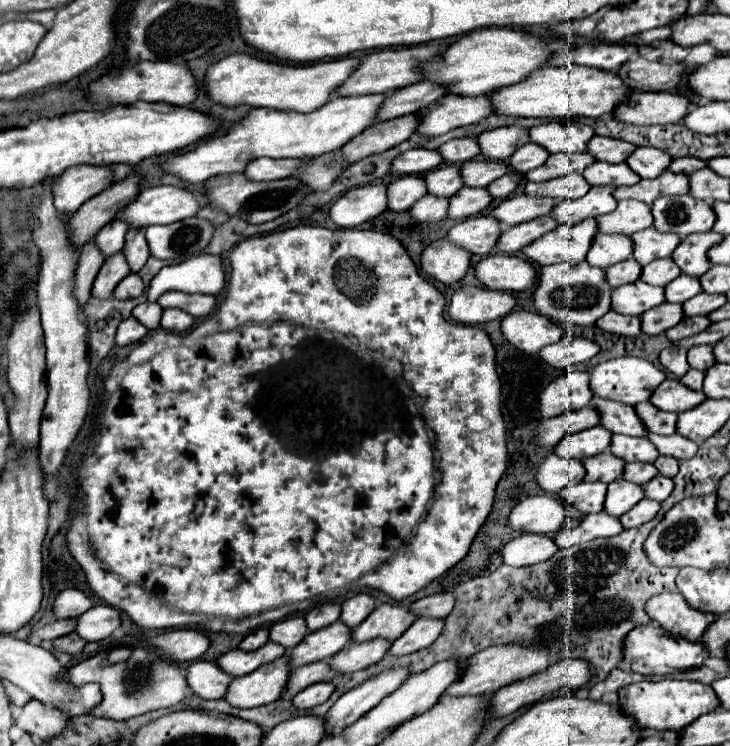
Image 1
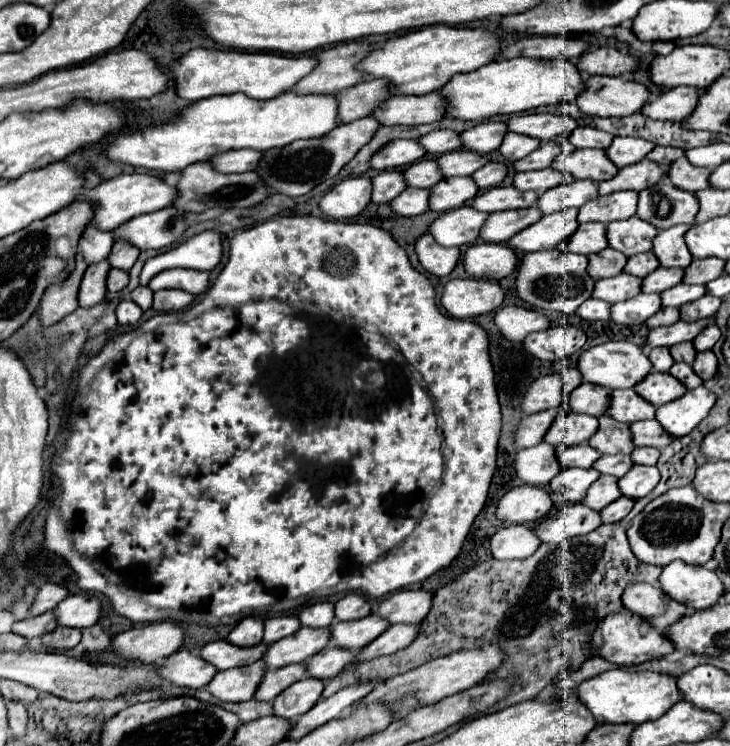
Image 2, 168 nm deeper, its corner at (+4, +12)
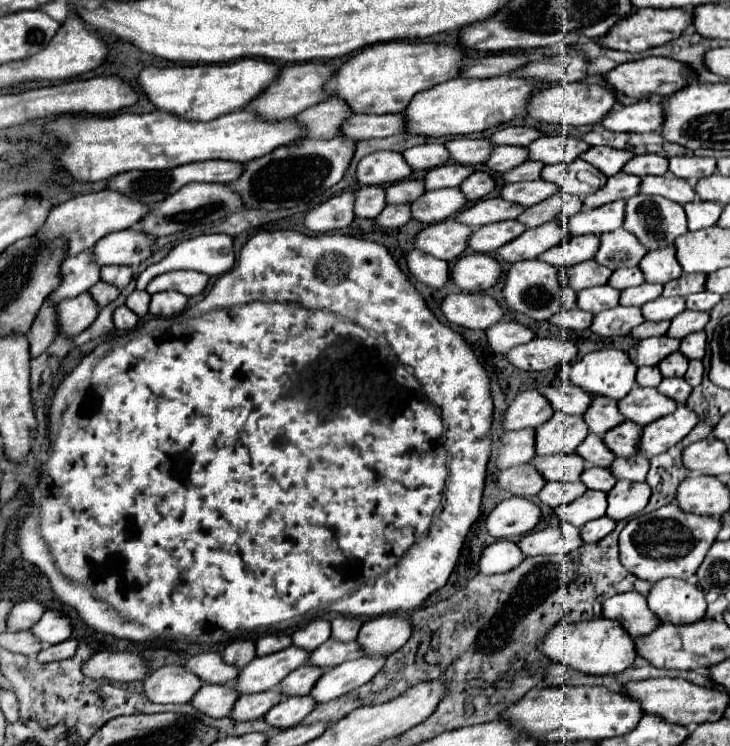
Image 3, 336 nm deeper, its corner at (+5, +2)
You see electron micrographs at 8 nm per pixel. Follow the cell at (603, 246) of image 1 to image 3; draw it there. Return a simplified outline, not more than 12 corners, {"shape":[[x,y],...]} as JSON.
{"shape":[[571,236],[569,242],[541,254],[557,268],[593,260],[599,238]]}

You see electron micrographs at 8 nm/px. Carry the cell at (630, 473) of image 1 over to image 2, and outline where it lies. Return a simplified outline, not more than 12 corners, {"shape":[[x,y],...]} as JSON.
{"shape":[[600,456],[592,468],[622,478],[634,464],[630,456]]}

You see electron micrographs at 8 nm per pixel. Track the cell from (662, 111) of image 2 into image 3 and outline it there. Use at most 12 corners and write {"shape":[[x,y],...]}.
{"shape":[[643,100],[613,110],[605,128],[655,132],[665,122],[663,104]]}

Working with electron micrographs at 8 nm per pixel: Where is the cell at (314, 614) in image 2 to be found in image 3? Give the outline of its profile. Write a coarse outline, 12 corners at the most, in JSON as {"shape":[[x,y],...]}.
{"shape":[[321,618],[297,628],[293,644],[309,652],[331,636],[331,622]]}

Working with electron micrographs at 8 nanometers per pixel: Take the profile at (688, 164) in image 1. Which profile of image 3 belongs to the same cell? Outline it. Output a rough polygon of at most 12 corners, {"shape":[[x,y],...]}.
{"shape":[[643,154],[625,164],[627,174],[665,174],[669,160]]}

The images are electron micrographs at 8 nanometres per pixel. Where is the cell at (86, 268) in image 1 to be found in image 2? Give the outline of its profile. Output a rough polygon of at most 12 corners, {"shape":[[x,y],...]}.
{"shape":[[76,256],[74,272],[60,286],[46,288],[40,324],[56,324],[78,308],[86,268]]}

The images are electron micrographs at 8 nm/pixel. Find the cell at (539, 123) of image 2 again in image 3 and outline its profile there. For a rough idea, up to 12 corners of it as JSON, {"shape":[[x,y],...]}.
{"shape":[[509,126],[491,136],[493,144],[529,146],[543,134],[529,126]]}

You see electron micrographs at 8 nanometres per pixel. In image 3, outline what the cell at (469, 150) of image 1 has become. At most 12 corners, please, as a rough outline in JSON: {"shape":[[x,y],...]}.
{"shape":[[441,142],[413,146],[403,156],[413,170],[449,162]]}

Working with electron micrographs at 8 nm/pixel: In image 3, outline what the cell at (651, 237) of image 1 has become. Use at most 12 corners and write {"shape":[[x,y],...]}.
{"shape":[[625,228],[601,234],[595,260],[637,266],[649,250]]}

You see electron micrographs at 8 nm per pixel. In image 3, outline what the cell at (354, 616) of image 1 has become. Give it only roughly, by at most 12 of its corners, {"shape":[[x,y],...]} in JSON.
{"shape":[[353,616],[331,620],[331,636],[343,642],[355,640],[361,620]]}

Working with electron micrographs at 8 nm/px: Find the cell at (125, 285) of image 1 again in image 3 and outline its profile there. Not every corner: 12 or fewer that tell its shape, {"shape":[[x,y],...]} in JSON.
{"shape":[[97,282],[91,290],[95,302],[103,308],[119,296],[119,288]]}

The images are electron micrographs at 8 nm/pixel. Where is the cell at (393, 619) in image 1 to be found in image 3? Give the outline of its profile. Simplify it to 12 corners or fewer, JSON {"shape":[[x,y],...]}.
{"shape":[[329,638],[311,652],[311,664],[333,668],[365,652],[357,640]]}

